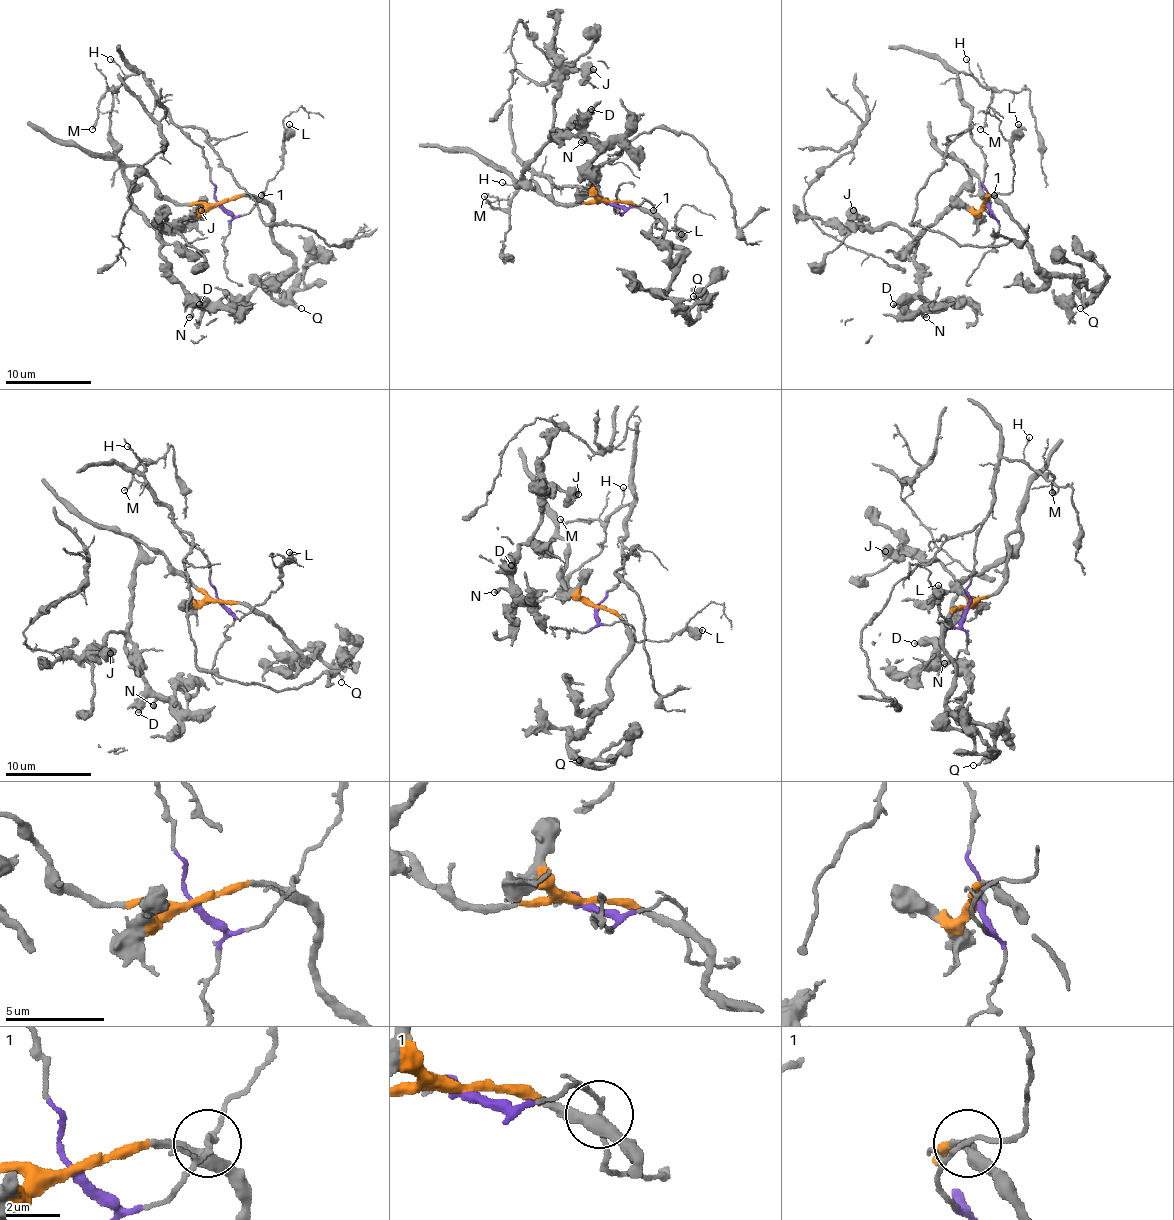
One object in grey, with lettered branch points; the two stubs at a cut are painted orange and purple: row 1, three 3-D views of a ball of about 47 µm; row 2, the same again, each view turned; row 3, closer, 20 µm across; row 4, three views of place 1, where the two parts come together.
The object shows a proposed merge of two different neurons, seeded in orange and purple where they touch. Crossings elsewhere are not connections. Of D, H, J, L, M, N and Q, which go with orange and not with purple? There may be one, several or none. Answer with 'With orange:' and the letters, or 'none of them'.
With orange: D, J, N, Q

